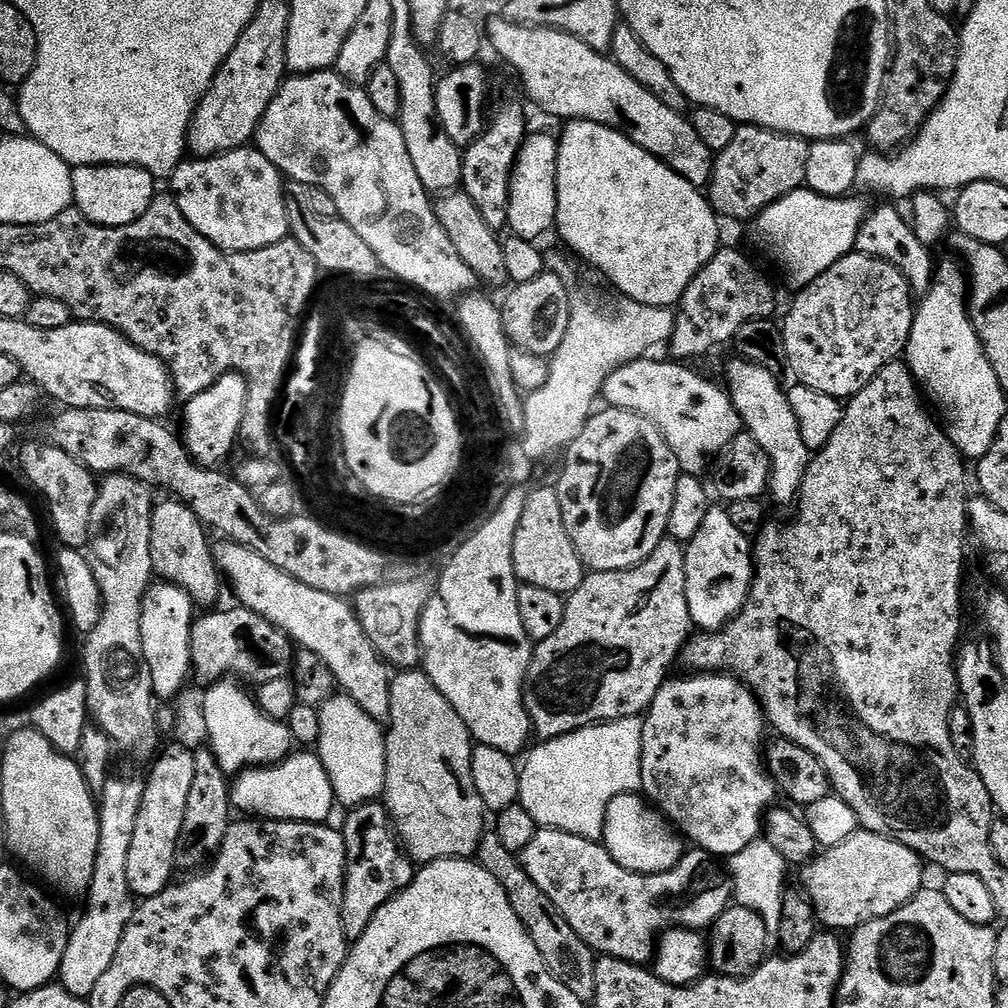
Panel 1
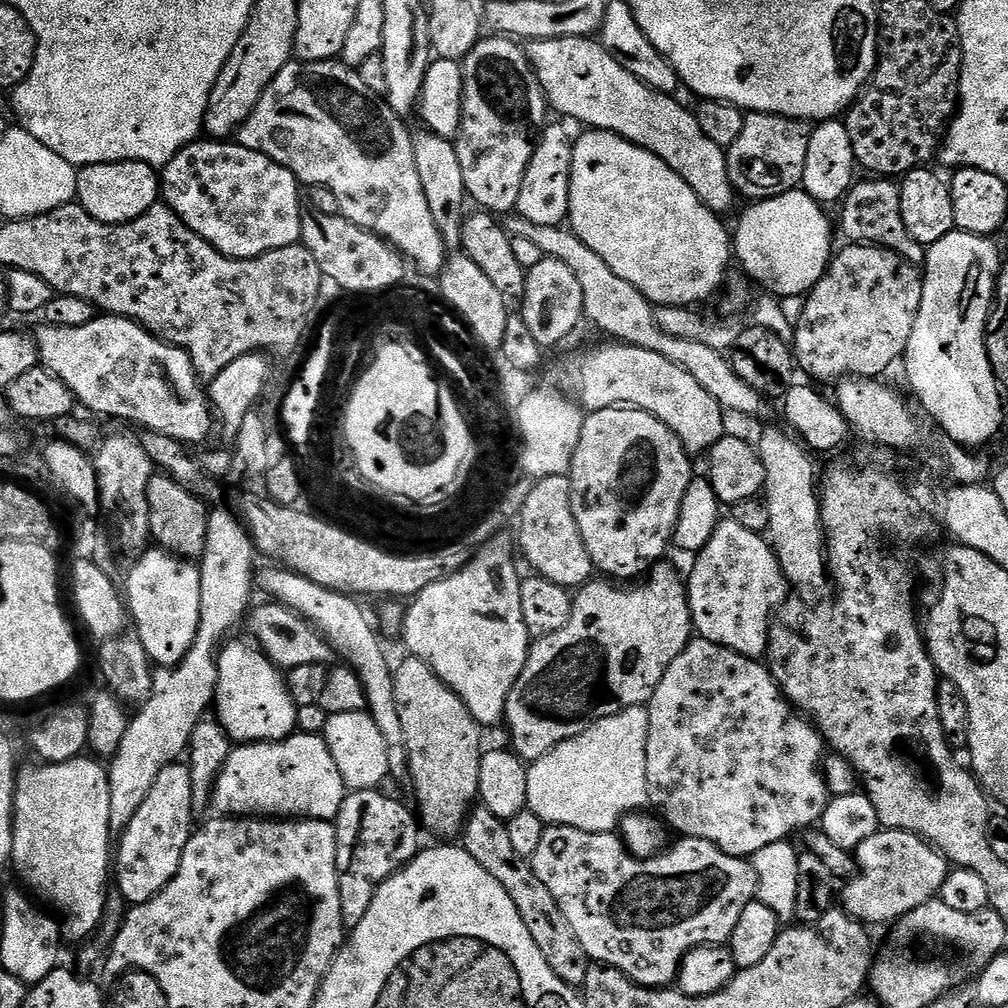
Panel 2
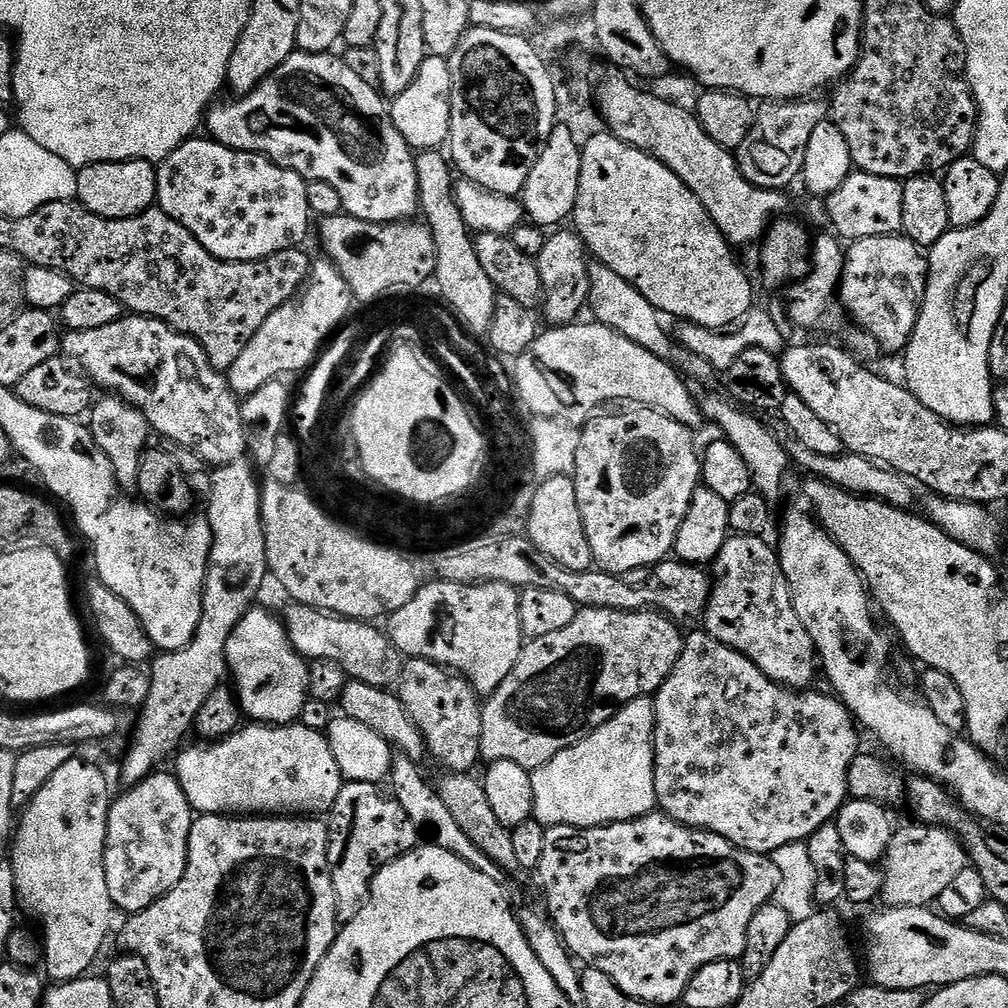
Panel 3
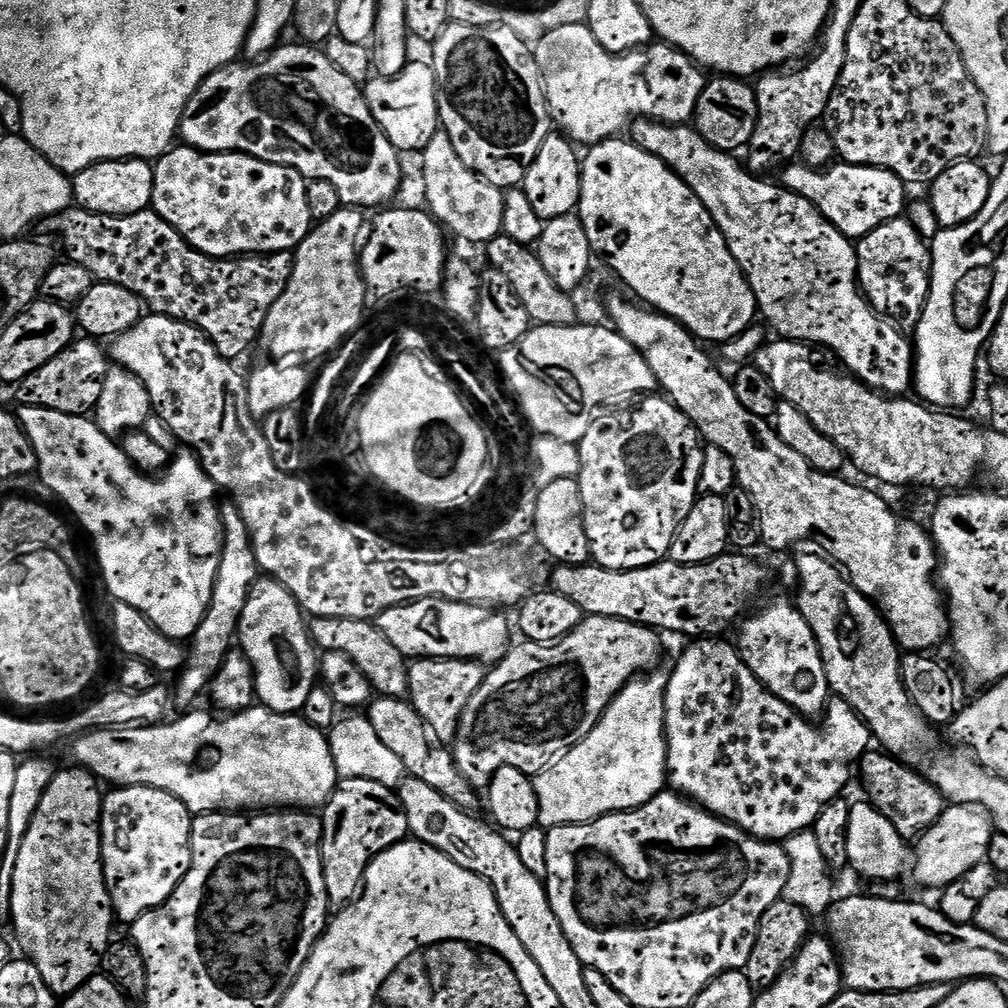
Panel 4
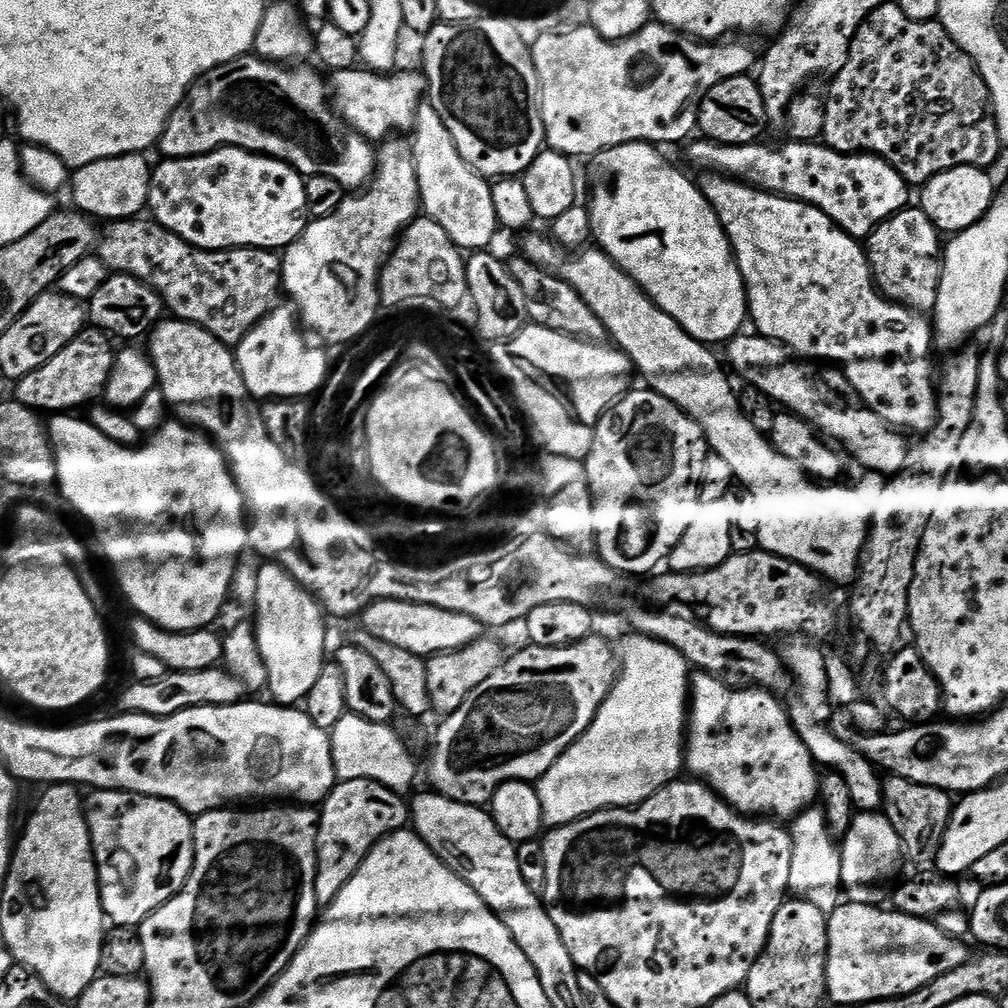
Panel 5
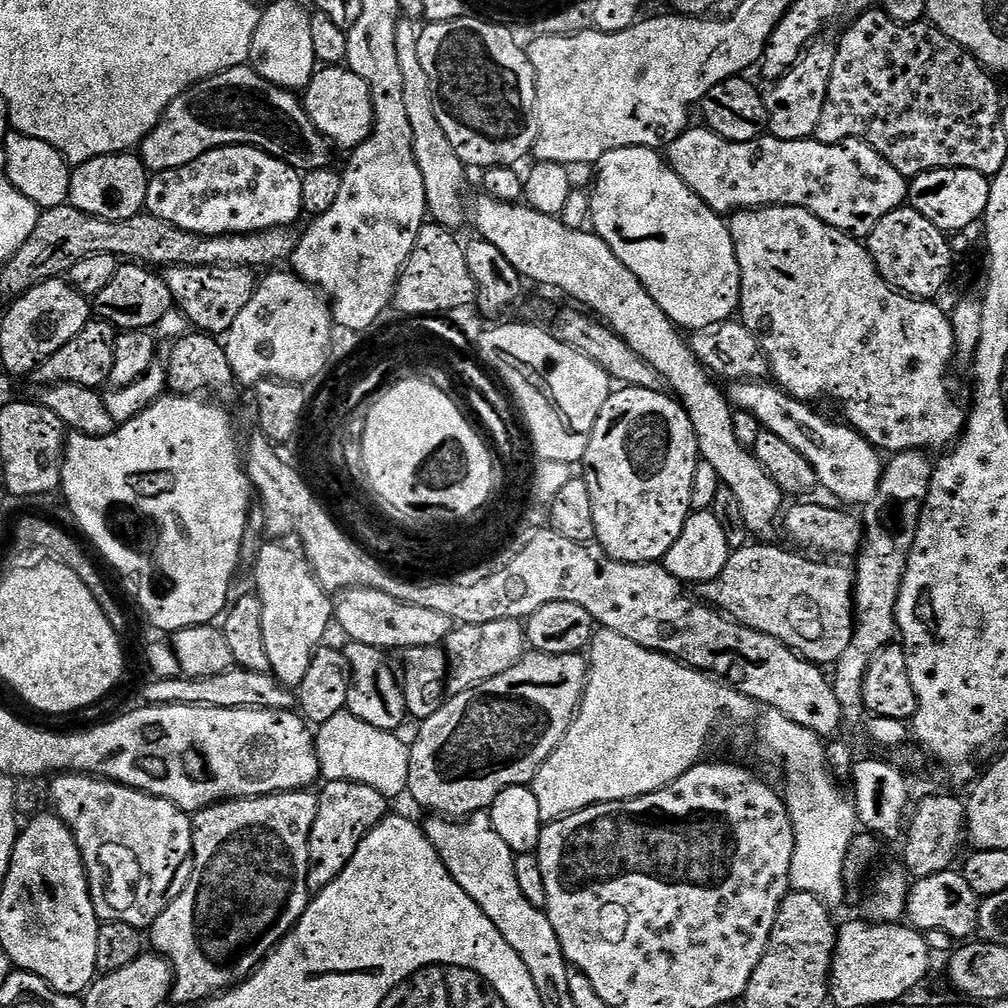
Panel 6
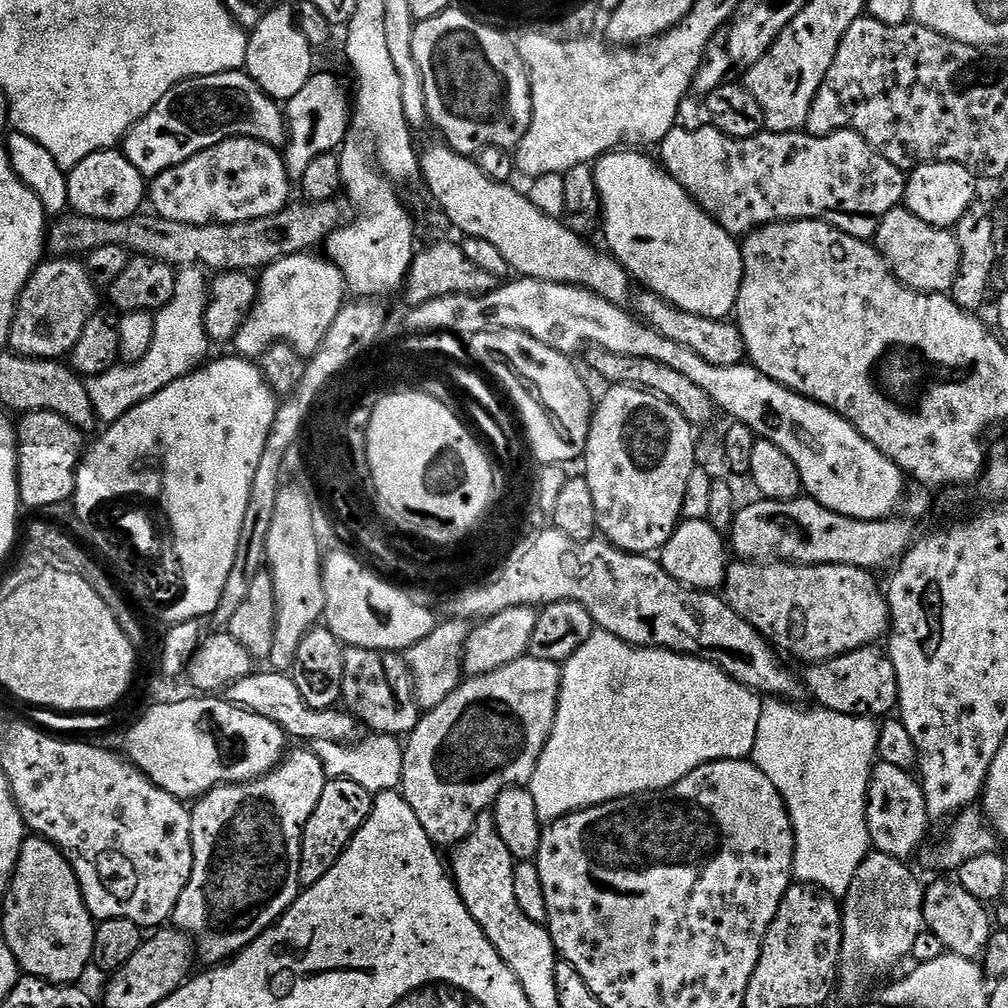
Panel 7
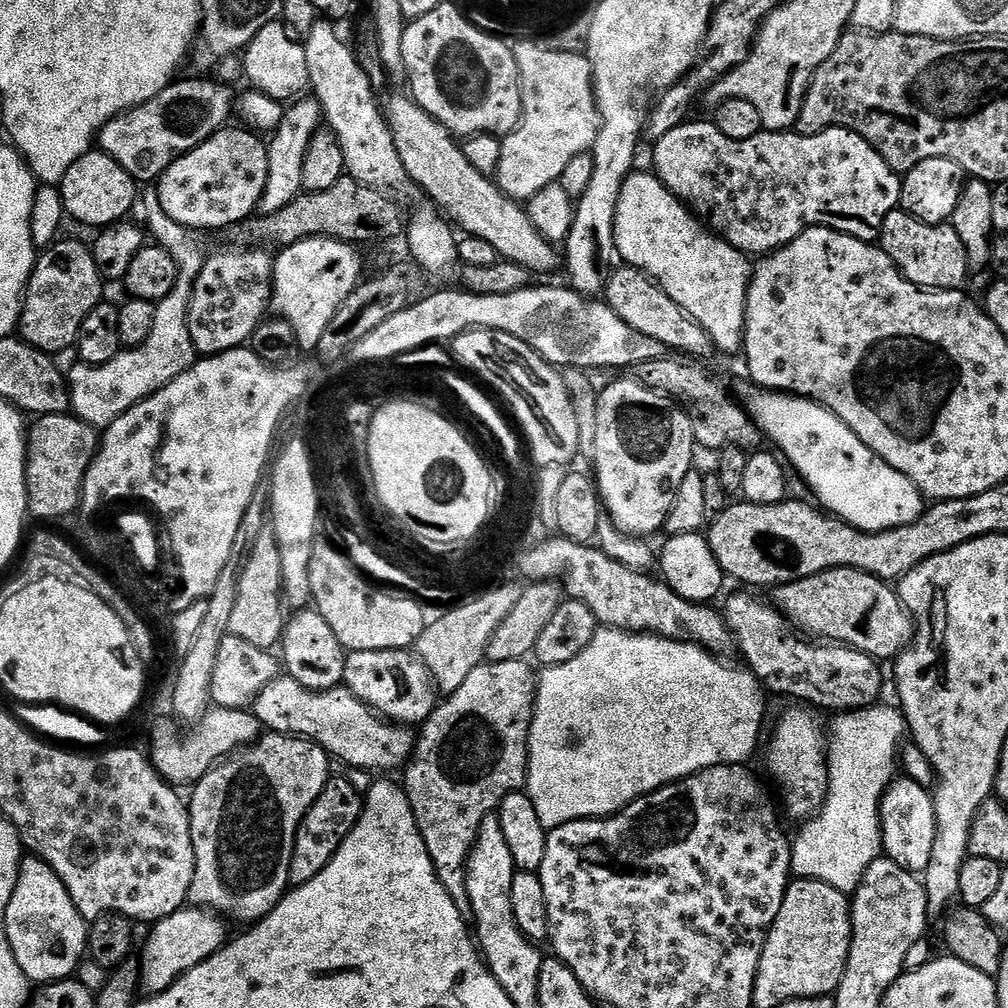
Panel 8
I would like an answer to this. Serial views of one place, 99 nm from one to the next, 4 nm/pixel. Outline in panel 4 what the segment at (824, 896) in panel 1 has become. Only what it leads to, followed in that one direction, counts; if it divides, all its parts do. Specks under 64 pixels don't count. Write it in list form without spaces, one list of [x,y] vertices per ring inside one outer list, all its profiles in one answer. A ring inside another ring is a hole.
[[[966,804],[945,807],[938,822],[934,822],[934,826],[930,826],[930,830],[915,841],[917,882],[924,888],[943,890],[949,884],[963,881],[967,872],[974,871],[979,864],[987,861],[993,835],[992,821],[986,812]]]

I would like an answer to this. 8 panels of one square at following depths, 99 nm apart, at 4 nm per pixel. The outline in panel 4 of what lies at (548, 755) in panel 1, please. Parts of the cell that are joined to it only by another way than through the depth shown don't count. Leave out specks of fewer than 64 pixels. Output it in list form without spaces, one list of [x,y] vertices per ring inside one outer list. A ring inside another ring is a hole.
[[[652,670],[631,680],[612,699],[611,706],[582,738],[582,742],[565,752],[559,760],[548,765],[543,772],[535,773],[534,783],[540,811],[539,827],[547,830],[563,824],[585,824],[606,816],[609,812],[629,812],[650,802],[659,792],[665,791],[668,778],[668,743],[664,737],[664,695],[668,689],[668,676]]]

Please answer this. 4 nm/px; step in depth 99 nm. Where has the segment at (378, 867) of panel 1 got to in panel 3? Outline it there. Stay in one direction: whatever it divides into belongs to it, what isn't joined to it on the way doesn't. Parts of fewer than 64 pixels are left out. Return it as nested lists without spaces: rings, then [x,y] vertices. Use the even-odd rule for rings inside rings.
[[[345,783],[326,816],[328,865],[336,895],[336,918],[341,925],[358,918],[358,910],[366,906],[378,870],[418,847],[414,822],[410,822],[397,800],[380,790],[375,784]]]

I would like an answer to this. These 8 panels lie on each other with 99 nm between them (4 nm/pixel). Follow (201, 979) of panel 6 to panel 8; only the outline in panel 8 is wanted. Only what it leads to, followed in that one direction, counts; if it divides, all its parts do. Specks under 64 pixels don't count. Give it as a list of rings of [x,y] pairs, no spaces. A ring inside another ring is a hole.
[[[264,734],[257,743],[233,752],[196,781],[191,789],[192,800],[190,796],[196,865],[188,899],[193,905],[244,924],[240,926],[251,926],[276,909],[276,903],[290,888],[290,862],[298,826],[328,785],[328,764],[328,753],[311,740],[299,736]]]

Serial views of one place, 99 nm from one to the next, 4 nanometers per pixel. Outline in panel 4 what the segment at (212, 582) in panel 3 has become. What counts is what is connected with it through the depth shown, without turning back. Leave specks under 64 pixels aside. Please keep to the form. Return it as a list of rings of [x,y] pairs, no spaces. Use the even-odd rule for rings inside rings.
[[[228,502],[228,505],[225,503],[221,507],[220,521],[224,523],[224,545],[220,555],[218,578],[214,582],[214,594],[210,598],[210,606],[198,630],[192,635],[186,663],[179,669],[180,681],[174,684],[174,700],[177,705],[192,704],[203,692],[205,695],[213,676],[222,666],[225,656],[228,655],[237,639],[242,610],[246,610],[250,590],[256,585],[261,575],[258,562],[254,558],[252,539],[246,530],[246,522],[235,503]]]

